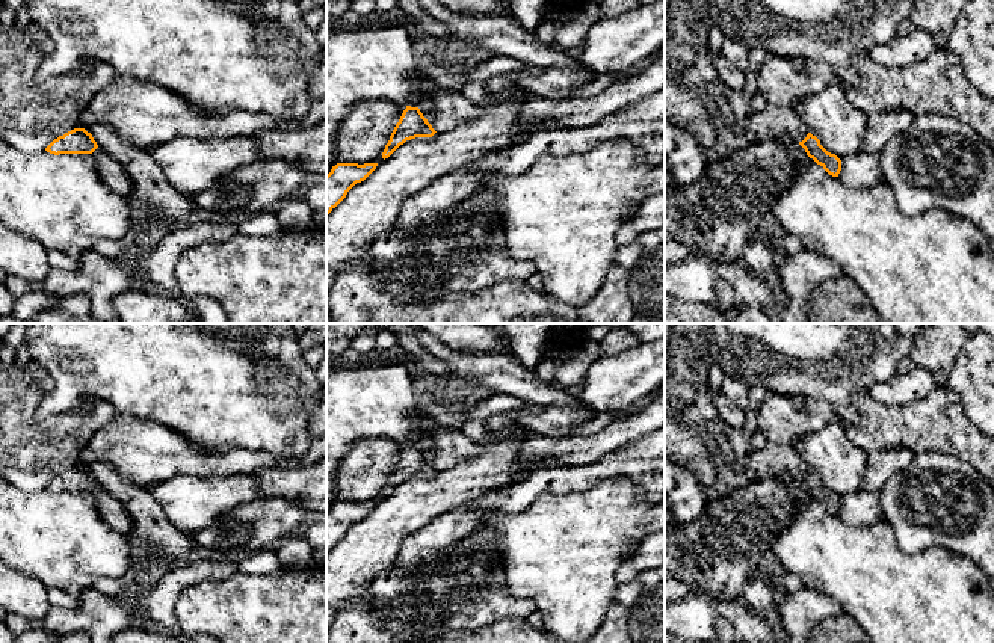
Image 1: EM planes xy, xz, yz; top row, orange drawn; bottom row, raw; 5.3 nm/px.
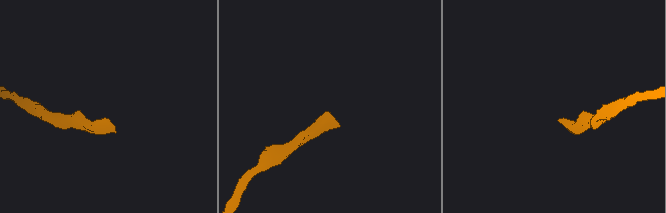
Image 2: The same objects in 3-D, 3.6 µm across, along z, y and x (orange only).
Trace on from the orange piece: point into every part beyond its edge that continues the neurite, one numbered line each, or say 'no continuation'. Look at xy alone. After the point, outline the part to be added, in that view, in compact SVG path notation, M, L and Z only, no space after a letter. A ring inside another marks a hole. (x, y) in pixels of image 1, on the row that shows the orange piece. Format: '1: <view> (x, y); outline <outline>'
1: xy (114, 175); outline M100 146L91 155L95 162L101 183L113 193L128 199L133 192L133 181L124 166L113 160Z

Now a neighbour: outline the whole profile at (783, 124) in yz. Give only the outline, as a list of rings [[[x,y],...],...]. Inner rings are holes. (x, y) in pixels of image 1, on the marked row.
[[[769,104],[763,112],[743,119],[742,133],[748,139],[773,137],[783,143],[799,143],[807,137],[808,128],[793,109]]]

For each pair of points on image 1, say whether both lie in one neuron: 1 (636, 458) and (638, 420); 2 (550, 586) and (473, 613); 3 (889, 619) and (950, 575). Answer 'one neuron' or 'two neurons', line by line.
1: two neurons
2: two neurons
3: one neuron

